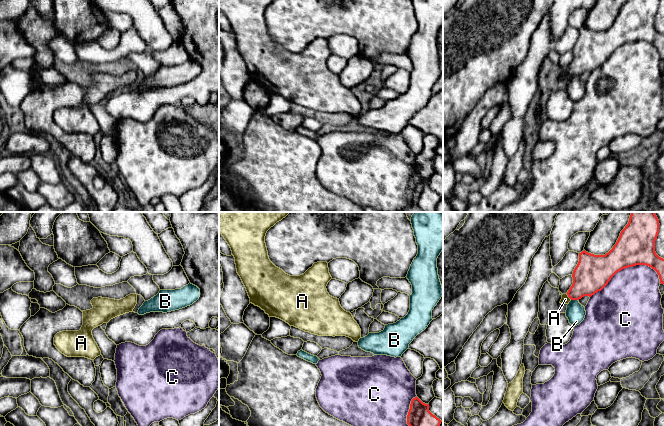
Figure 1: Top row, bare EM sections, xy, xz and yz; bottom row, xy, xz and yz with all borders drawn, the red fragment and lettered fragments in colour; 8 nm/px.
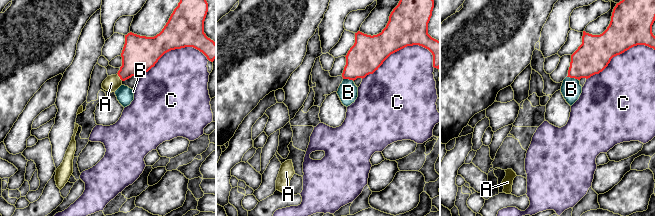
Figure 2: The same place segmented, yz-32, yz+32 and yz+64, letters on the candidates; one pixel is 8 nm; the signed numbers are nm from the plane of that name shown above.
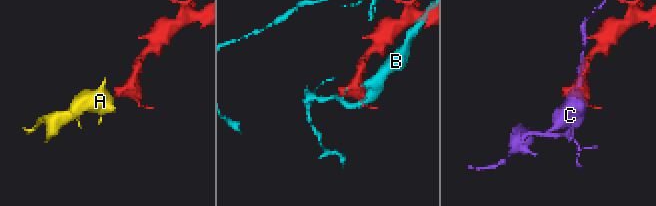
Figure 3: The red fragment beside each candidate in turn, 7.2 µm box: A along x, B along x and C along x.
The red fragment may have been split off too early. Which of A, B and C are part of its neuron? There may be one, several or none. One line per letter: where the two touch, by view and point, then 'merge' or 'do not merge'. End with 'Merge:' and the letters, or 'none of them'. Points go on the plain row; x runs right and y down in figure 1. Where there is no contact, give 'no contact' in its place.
A: yz (569, 73) | merge
B: yz (574, 75) | do not merge
C: yz (624, 44) | do not merge
Merge: A

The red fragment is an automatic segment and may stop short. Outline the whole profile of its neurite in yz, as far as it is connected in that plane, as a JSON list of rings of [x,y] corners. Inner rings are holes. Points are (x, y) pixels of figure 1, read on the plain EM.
[[[627,0],[613,24],[605,31],[594,31],[585,26],[579,29],[579,38],[572,53],[573,60],[566,70],[562,71],[561,80],[569,80],[571,76],[579,76],[584,72],[591,73],[601,67],[611,54],[622,45],[636,41],[646,41],[659,51],[660,59],[664,60],[664,35],[655,28],[655,17],[660,0]]]

